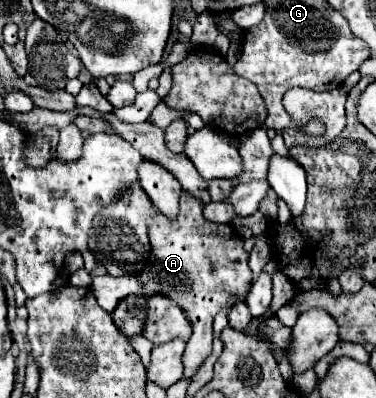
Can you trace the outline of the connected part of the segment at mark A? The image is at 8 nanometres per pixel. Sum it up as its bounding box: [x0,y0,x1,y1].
[139,192,253,376]

